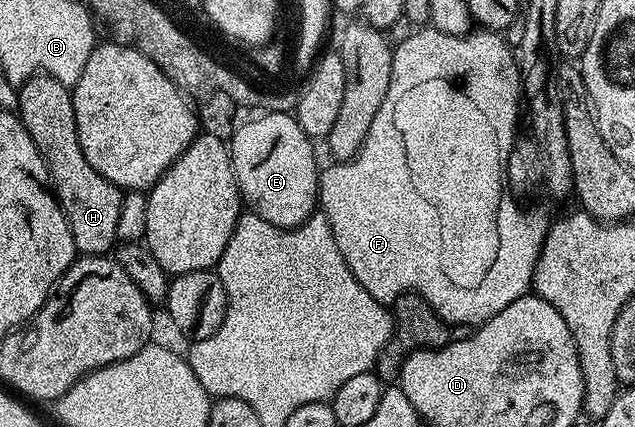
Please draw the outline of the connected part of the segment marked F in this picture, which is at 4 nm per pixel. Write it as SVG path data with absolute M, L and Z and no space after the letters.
M431 25L423 29L413 30L410 37L395 44L392 53L392 72L390 73L390 89L386 89L386 97L382 105L378 105L378 114L370 125L370 133L366 133L366 141L362 149L351 161L336 161L319 172L318 175L318 207L328 218L330 229L334 229L334 241L338 241L338 250L346 257L346 265L350 265L350 273L358 277L362 289L370 293L385 305L395 303L401 293L415 291L438 313L438 317L449 325L457 323L473 323L479 325L490 317L502 313L506 305L518 301L529 294L532 278L538 257L534 251L537 247L526 247L526 261L522 261L522 269L516 269L512 275L506 273L508 279L482 279L482 273L494 261L494 203L496 203L496 169L498 165L506 165L500 160L502 149L514 149L516 143L516 118L520 115L520 99L522 103L522 84L520 81L520 64L513 48L503 34L495 31L477 30L467 35L447 35L436 31Z

